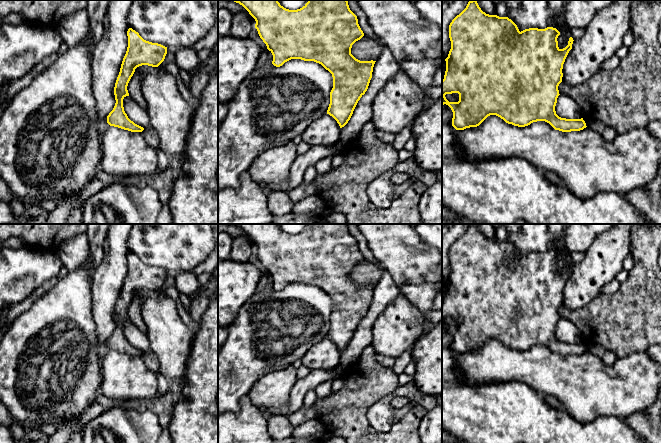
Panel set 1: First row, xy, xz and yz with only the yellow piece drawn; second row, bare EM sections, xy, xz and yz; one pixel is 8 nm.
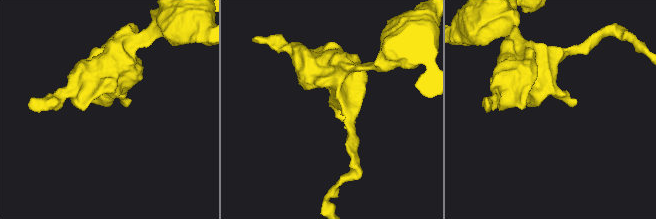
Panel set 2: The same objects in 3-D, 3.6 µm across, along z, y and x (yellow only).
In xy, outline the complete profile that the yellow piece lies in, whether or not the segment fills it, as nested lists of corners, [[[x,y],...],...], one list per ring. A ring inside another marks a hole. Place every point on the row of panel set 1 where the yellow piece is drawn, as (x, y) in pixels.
[[[132,28],[128,29],[127,36],[127,51],[114,87],[116,103],[113,110],[107,116],[107,123],[110,126],[131,132],[142,132],[144,128],[131,121],[125,113],[123,99],[129,96],[127,86],[135,69],[142,65],[158,67],[165,59],[167,47],[144,40]]]

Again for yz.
[[[476,0],[469,1],[466,8],[459,15],[457,15],[449,25],[449,38],[451,41],[451,49],[449,51],[448,57],[445,59],[446,71],[445,71],[444,79],[442,80],[442,109],[444,104],[448,105],[451,108],[453,112],[452,126],[456,130],[464,130],[470,127],[477,127],[488,116],[496,115],[500,117],[501,119],[503,119],[506,123],[512,124],[518,127],[525,127],[537,121],[545,121],[549,123],[555,130],[559,130],[562,132],[580,131],[586,128],[587,126],[583,118],[581,119],[561,118],[556,114],[556,111],[555,111],[557,98],[560,95],[558,86],[562,82],[563,64],[565,62],[565,59],[569,51],[572,49],[572,44],[574,41],[573,38],[570,37],[568,41],[568,45],[565,48],[560,49],[558,47],[558,41],[557,41],[557,38],[559,35],[560,35],[560,32],[553,27],[547,27],[545,29],[529,28],[520,32],[517,25],[508,17],[499,17],[497,15],[486,14],[485,12],[481,10]],[[452,93],[459,94],[458,102],[449,102],[446,99],[445,95],[452,94]]]

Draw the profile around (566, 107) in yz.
[[[560,94],[555,106],[556,114],[566,119],[581,119],[583,113],[577,103],[565,94]]]

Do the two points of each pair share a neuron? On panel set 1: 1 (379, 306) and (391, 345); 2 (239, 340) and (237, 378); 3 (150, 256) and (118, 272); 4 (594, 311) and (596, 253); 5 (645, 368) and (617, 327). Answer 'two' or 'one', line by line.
1: two
2: one
3: two
4: two
5: two

